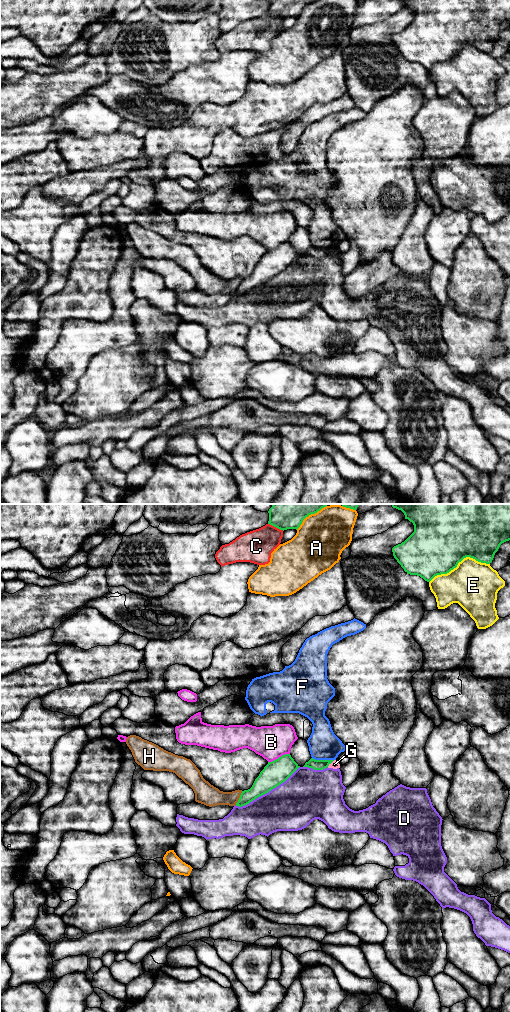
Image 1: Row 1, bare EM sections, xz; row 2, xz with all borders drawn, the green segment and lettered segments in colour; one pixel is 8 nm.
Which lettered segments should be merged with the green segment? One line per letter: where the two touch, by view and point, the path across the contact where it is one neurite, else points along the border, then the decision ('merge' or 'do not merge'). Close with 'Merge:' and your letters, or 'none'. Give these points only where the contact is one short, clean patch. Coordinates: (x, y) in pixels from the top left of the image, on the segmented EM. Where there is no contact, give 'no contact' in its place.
A: contact xz (310, 514); do not merge
B: contact xz (279, 757); do not merge
C: contact xz (276, 527); do not merge
D: contact xz (267, 792); do not merge
E: contact xz (458, 562); do not merge
F: contact xz (323, 760); do not merge
G: contact xz (330, 763); border xz (334, 760), (327, 766); do not merge
H: contact xz (239, 798); border xz (242, 791), (235, 804); do not merge
Merge: none

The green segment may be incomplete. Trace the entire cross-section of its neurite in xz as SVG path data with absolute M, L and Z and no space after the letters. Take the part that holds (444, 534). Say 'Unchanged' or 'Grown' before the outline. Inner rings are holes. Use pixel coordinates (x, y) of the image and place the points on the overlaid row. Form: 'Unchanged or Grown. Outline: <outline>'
Unchanged. Outline: M390 504L401 510L414 525L414 532L392 548L393 556L404 571L430 582L435 576L447 574L464 558L490 564L500 545L510 540L510 504Z

